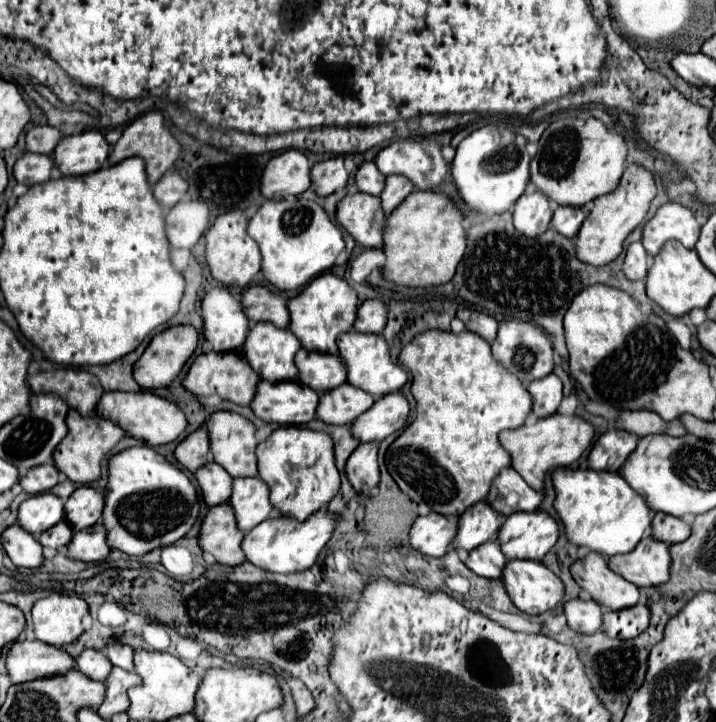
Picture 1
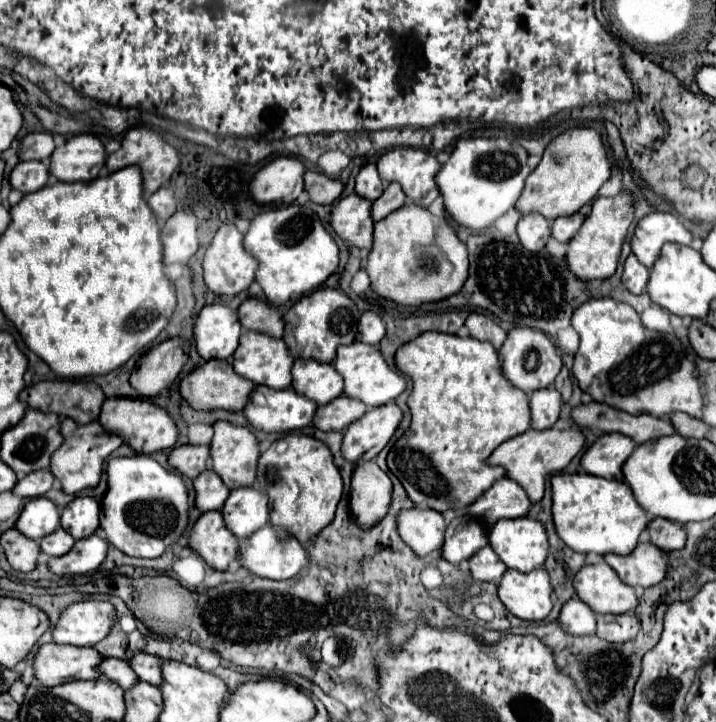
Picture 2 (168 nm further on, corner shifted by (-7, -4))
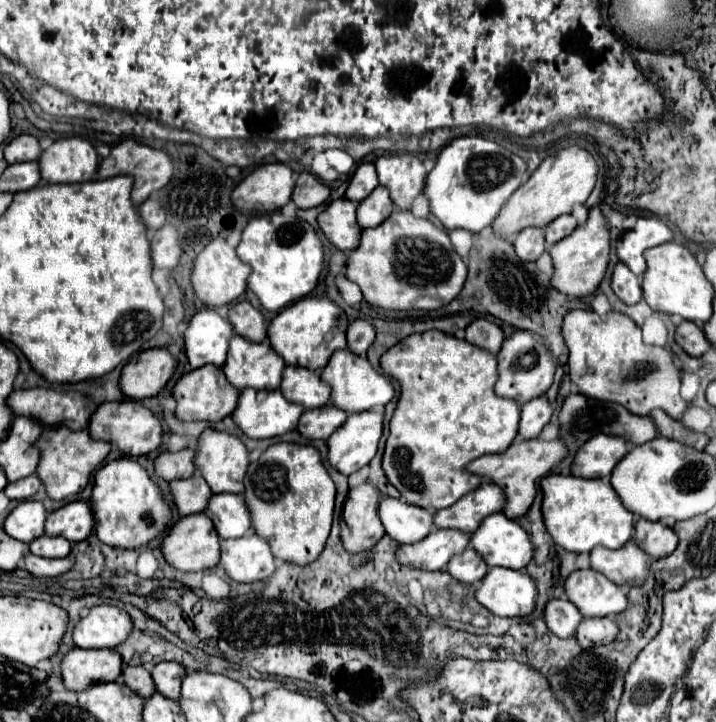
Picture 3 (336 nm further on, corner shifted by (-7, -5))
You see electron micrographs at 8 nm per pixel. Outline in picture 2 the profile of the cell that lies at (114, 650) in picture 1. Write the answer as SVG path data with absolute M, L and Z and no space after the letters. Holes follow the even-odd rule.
M137 652L131 660L129 660L131 668L137 672L139 680L143 682L149 682L153 686L161 686L163 684L163 672L161 672L161 666L163 666L163 660L153 656L153 654L147 654L147 652Z

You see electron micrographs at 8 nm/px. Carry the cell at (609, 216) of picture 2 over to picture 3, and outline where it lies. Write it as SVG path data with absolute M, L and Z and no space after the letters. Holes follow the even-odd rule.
M595 205L595 207L591 207L585 225L579 225L575 229L575 233L571 233L571 237L565 237L563 241L553 245L551 257L553 257L555 273L553 273L551 285L571 297L587 297L587 295L595 293L607 273L609 251L611 251L609 221L603 215L603 211L599 209L599 205Z

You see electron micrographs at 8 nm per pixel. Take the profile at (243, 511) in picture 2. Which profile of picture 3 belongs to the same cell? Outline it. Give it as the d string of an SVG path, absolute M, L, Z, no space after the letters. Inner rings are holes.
M217 493L211 497L205 511L221 539L243 537L251 529L251 511L247 509L243 495Z

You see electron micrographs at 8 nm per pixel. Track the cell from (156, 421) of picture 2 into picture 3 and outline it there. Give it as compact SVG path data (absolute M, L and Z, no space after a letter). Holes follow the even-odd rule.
M131 399L99 405L97 411L91 415L89 435L93 439L117 445L125 455L131 455L131 457L139 457L139 455L151 453L151 451L155 451L163 443L161 421L143 403L131 401Z

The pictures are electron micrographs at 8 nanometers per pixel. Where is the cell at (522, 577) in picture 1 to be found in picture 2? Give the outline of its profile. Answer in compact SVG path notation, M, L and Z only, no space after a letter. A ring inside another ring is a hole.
M543 568L529 574L507 570L497 586L497 596L503 606L521 620L543 620L551 608L551 582Z

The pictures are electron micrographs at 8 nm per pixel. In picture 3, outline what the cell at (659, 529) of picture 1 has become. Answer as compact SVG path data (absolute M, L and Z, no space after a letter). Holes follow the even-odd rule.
M639 519L635 523L635 537L633 541L645 551L651 553L653 559L667 557L677 547L677 537L671 527L661 521Z

